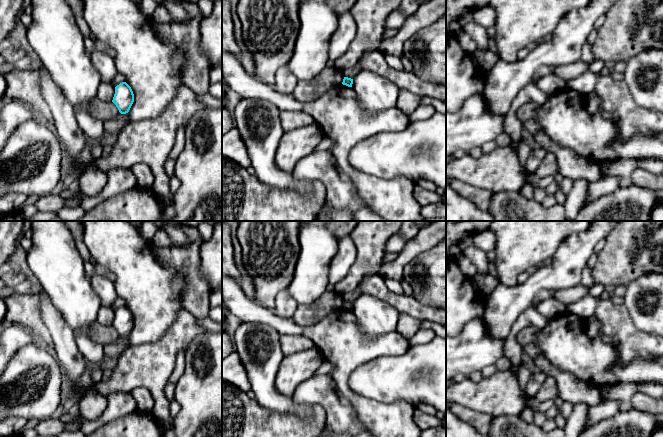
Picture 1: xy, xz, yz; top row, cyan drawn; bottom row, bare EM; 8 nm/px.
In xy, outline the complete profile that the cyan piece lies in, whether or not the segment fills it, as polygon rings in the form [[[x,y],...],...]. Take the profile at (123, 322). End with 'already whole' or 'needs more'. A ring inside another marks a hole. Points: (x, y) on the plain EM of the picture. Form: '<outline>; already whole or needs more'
[[[122,306],[115,311],[112,326],[116,329],[121,338],[129,336],[134,326],[134,318],[131,311],[126,306]]]; already whole

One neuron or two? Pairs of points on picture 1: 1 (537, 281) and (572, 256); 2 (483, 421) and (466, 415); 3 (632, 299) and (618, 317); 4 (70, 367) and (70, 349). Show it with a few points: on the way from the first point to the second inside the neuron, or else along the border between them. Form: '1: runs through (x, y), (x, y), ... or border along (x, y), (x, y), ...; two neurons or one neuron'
1: runs through (546, 278), (551, 277), (563, 265); one neuron
2: runs through (479, 420), (470, 416); one neuron
3: border along (623, 303), (635, 328); two neurons
4: runs through (70, 363), (70, 353); one neuron

